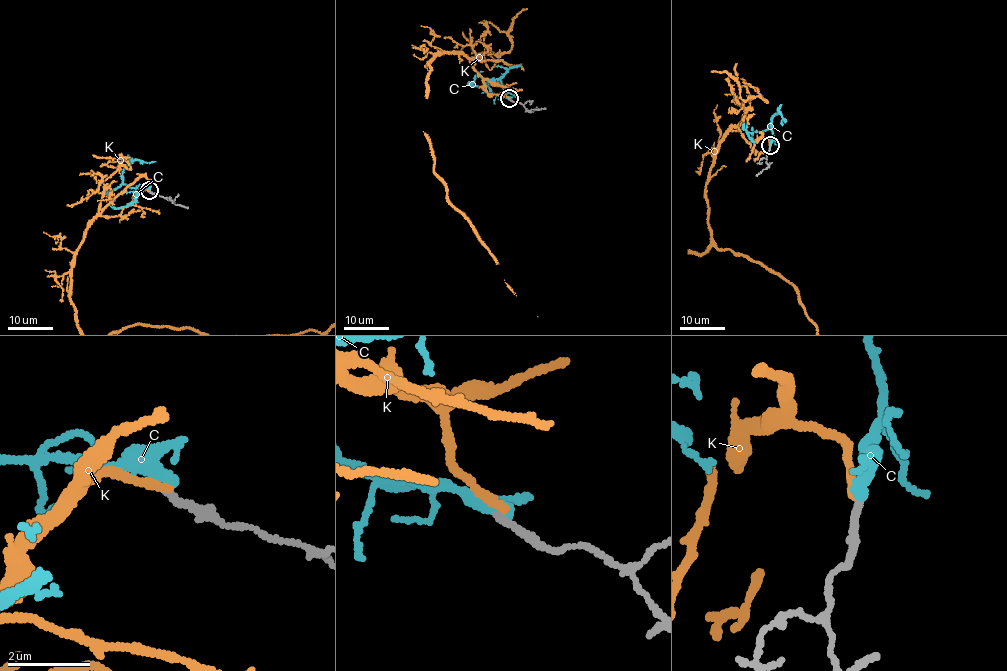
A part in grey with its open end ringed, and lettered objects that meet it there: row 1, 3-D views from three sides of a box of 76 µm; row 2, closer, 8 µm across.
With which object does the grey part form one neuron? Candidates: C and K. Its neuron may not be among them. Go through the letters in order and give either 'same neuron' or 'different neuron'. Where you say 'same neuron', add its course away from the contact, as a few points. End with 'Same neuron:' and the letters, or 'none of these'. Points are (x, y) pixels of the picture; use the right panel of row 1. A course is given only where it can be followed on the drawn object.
C: different neuron
K: different neuron
Same neuron: none of these

